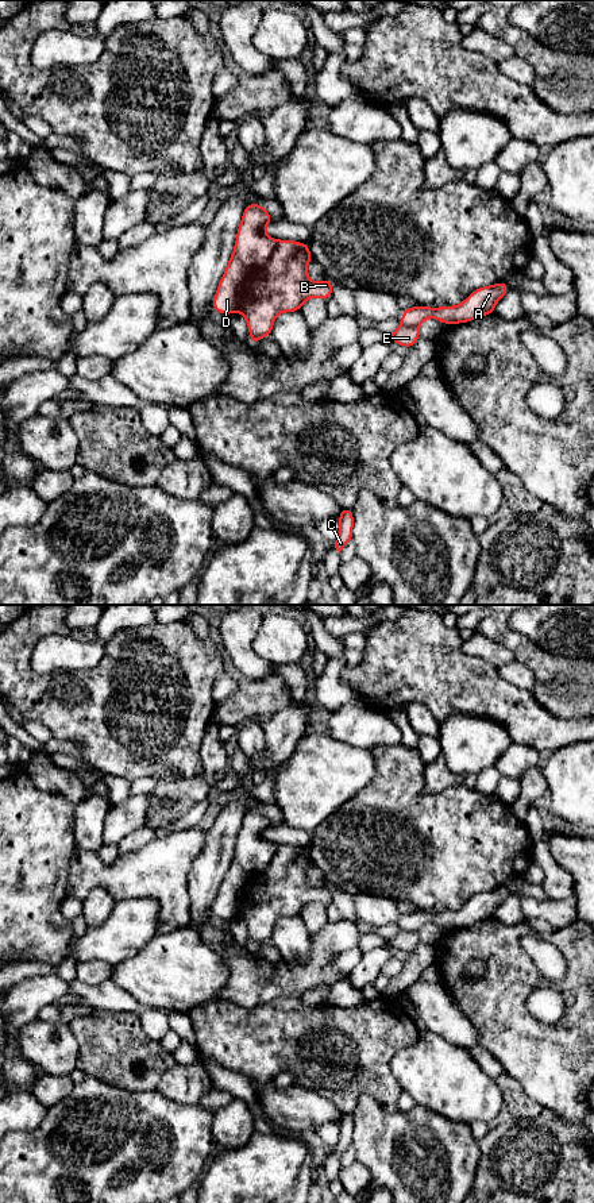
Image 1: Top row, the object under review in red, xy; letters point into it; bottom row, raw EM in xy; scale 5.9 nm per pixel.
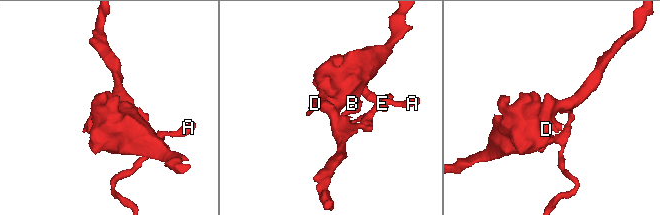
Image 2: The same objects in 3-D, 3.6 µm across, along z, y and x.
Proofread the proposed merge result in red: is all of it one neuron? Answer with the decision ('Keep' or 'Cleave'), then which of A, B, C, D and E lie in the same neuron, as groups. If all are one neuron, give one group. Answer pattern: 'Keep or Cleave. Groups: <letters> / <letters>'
Cleave. Groups: A B / C D E

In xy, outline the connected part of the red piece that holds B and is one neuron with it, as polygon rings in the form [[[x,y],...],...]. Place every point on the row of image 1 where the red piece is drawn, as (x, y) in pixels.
[[[278,240],[266,263],[251,274],[242,288],[239,312],[247,320],[251,342],[256,346],[266,335],[271,335],[273,324],[281,312],[297,312],[310,297],[332,298],[332,281],[325,278],[312,282],[308,278],[308,263],[312,259],[308,243]]]

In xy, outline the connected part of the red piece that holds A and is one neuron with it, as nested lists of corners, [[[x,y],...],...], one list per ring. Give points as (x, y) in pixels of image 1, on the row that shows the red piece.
[[[502,281],[495,285],[474,290],[456,306],[428,308],[418,305],[414,308],[406,308],[402,312],[401,320],[406,327],[418,327],[429,317],[435,317],[443,324],[467,323],[479,316],[493,315],[495,304],[506,294],[508,290],[508,284]]]

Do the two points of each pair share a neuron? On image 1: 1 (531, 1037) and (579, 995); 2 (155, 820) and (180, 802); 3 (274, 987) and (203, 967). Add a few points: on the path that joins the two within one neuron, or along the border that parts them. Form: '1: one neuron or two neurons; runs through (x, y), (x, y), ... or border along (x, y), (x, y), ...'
1: one neuron; runs through (547, 1037), (552, 1037), (578, 1011)
2: one neuron; runs through (161, 814), (174, 802)
3: two neurons; border along (223, 957), (228, 970), (228, 978), (218, 998)

